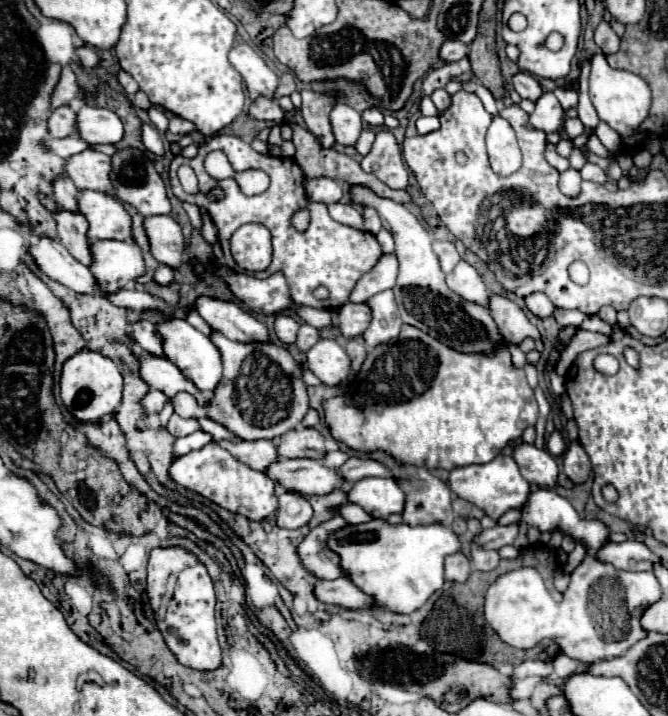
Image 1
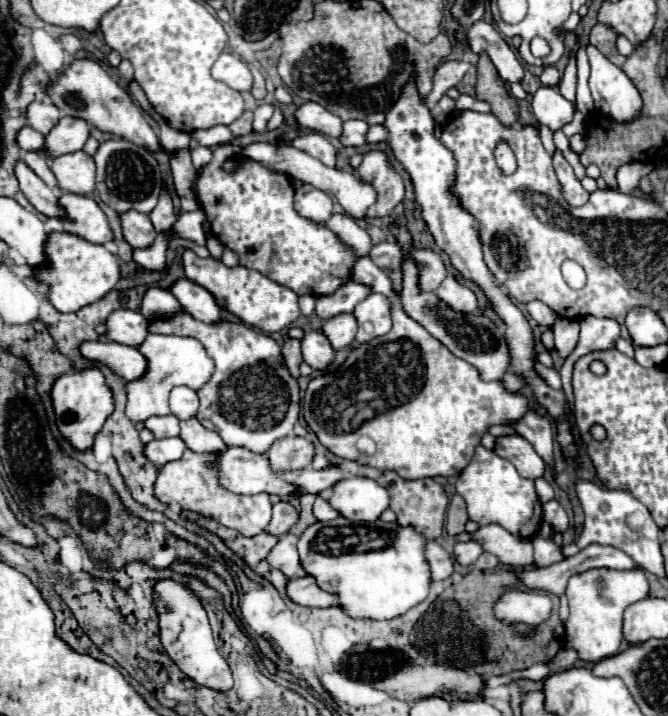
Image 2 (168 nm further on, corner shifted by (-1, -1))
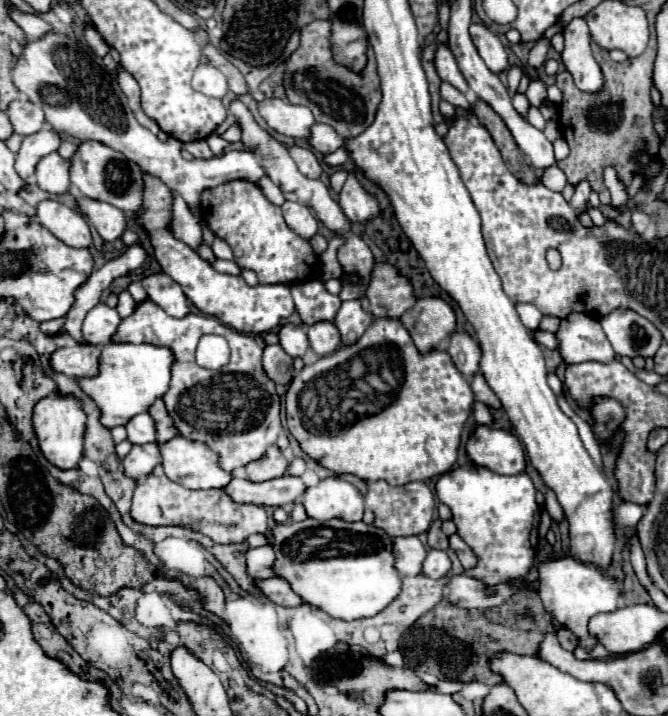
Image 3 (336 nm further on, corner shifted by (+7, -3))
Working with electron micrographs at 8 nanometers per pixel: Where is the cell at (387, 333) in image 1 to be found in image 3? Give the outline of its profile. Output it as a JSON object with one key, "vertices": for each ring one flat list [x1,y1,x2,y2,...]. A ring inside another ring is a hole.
{"vertices":[[358,299,344,301,334,323,342,335,342,345,352,345,364,335,364,331,372,323,372,313,364,311,362,303]]}

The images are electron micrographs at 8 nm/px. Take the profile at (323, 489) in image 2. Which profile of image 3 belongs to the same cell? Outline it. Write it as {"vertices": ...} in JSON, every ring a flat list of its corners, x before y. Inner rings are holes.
{"vertices":[[284,475,276,479,268,479,262,483,252,483,250,479,238,479,234,477,224,489,234,501,244,503,256,503,256,505,274,505,282,507,288,503,301,502,306,485,300,477]]}

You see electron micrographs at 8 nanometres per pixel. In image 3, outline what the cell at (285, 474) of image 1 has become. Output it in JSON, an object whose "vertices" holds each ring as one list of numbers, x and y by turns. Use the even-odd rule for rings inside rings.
{"vertices":[[174,437,172,441,168,441,168,445,160,445,160,451,164,457,162,465,164,465,166,475,172,481,176,481,188,489,224,489,232,481,232,473,228,473,220,467,218,453,202,441]]}

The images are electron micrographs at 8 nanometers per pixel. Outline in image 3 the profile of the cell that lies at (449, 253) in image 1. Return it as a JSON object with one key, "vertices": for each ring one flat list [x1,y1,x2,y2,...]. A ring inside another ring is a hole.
{"vertices":[[376,263,366,289,370,311,374,317,400,317,416,303,416,293,410,277,402,275,392,263]]}

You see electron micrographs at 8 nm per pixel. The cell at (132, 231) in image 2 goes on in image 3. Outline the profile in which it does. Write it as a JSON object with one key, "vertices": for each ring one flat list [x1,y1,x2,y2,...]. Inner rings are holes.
{"vertices":[[78,197,76,199,80,209,88,215,88,219,92,221,92,225,96,227,96,231,100,233,100,237,108,243,114,243,116,239,120,239,126,231,126,215,116,209,114,205,102,203,102,201,92,201,88,197]]}

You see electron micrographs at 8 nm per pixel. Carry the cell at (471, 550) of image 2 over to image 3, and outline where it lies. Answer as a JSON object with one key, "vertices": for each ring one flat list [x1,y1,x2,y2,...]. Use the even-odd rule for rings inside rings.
{"vertices":[[430,549,428,557,424,561,424,575,432,577,432,579,440,579,444,575,448,575,452,569,452,561,446,555,446,551,440,549]]}

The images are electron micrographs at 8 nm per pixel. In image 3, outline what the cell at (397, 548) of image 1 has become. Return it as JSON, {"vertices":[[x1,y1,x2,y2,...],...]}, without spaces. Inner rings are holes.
{"vertices":[[340,519,276,525,272,529,276,573,286,579,306,603,334,619,354,621,384,611,402,591,404,577,394,565,394,541,376,525]]}

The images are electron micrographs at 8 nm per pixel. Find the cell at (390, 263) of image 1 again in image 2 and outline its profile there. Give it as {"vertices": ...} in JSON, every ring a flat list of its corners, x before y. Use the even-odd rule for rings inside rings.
{"vertices":[[344,283,340,291,334,291,332,295,320,295,316,299,316,315,326,321,330,317,342,315,342,313,352,313,354,307,370,295,370,289,360,283]]}

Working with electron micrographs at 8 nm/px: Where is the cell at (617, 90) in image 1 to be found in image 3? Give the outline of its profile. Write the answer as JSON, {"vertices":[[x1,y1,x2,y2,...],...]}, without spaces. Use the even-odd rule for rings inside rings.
{"vertices":[[574,18,564,29,564,53,562,53,562,61,566,65,566,69,572,73,574,77,574,85,584,91,584,93,598,93,604,87,604,75,600,65,596,63,596,59,592,57,590,51,590,31,586,25,585,18]]}

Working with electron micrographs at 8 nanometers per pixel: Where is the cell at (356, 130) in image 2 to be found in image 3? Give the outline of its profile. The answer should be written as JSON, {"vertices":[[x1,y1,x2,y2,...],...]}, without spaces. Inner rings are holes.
{"vertices":[[316,125,316,129,312,129,312,137,308,139,310,147,314,151,318,151,318,153,324,153,324,155,332,153,332,151,336,151,340,147,344,147,344,141,346,139,342,139,336,133,336,129,330,127,330,125]]}

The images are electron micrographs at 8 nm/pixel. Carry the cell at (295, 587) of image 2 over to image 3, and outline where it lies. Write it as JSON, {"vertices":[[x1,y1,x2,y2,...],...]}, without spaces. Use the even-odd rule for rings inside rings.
{"vertices":[[272,577,272,579,264,579,264,581,256,581,256,585,276,605,298,607,298,605,304,603,304,599,298,593,294,593,294,589,282,577]]}

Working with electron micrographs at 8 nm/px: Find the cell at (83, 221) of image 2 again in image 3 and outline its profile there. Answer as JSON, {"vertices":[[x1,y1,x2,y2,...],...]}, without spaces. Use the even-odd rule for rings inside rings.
{"vertices":[[42,201,38,205,38,221,62,243,74,249,90,247,92,233,88,221,74,209,58,203,58,201]]}

